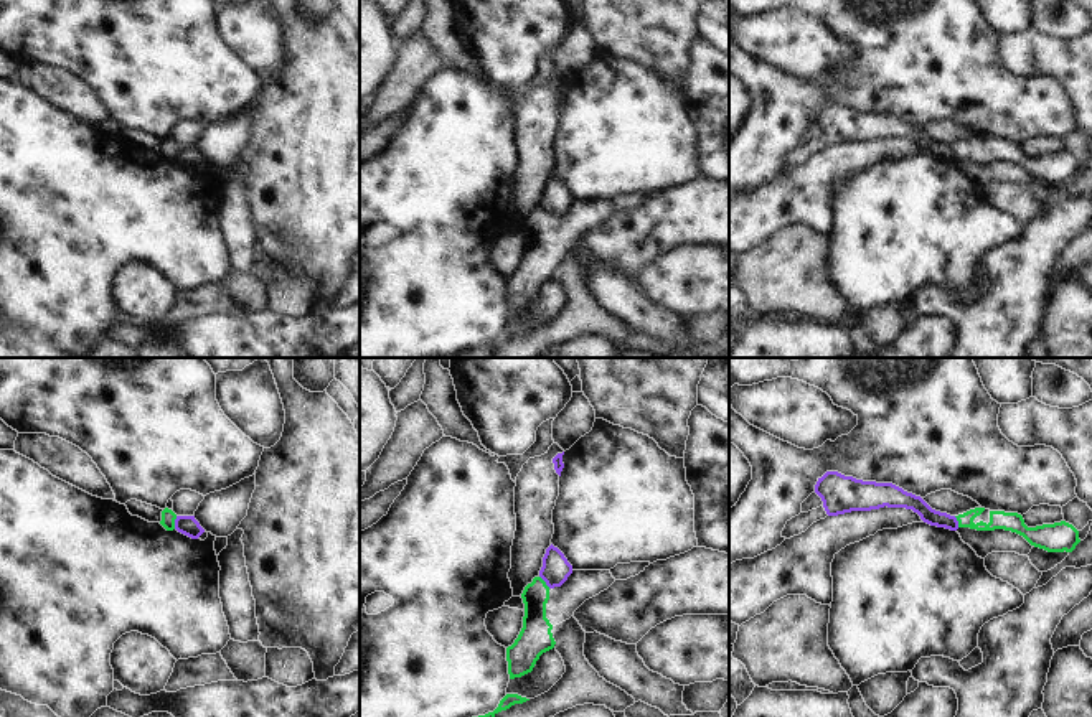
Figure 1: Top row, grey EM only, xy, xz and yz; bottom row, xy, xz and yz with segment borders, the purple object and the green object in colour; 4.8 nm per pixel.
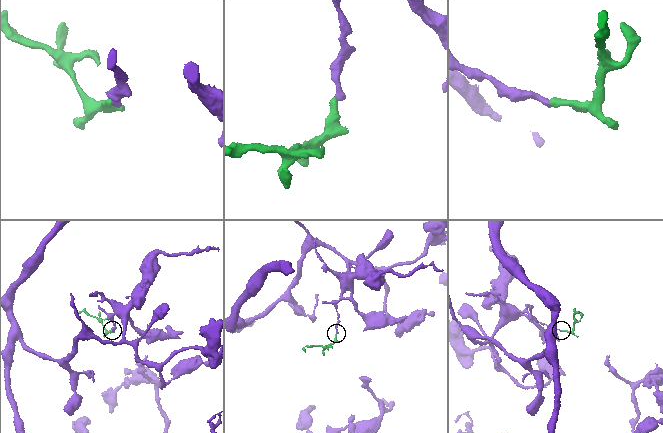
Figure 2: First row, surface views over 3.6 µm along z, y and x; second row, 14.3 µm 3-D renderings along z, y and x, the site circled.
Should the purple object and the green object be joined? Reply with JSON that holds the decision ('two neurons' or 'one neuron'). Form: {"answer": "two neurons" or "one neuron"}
{"answer": "two neurons"}

